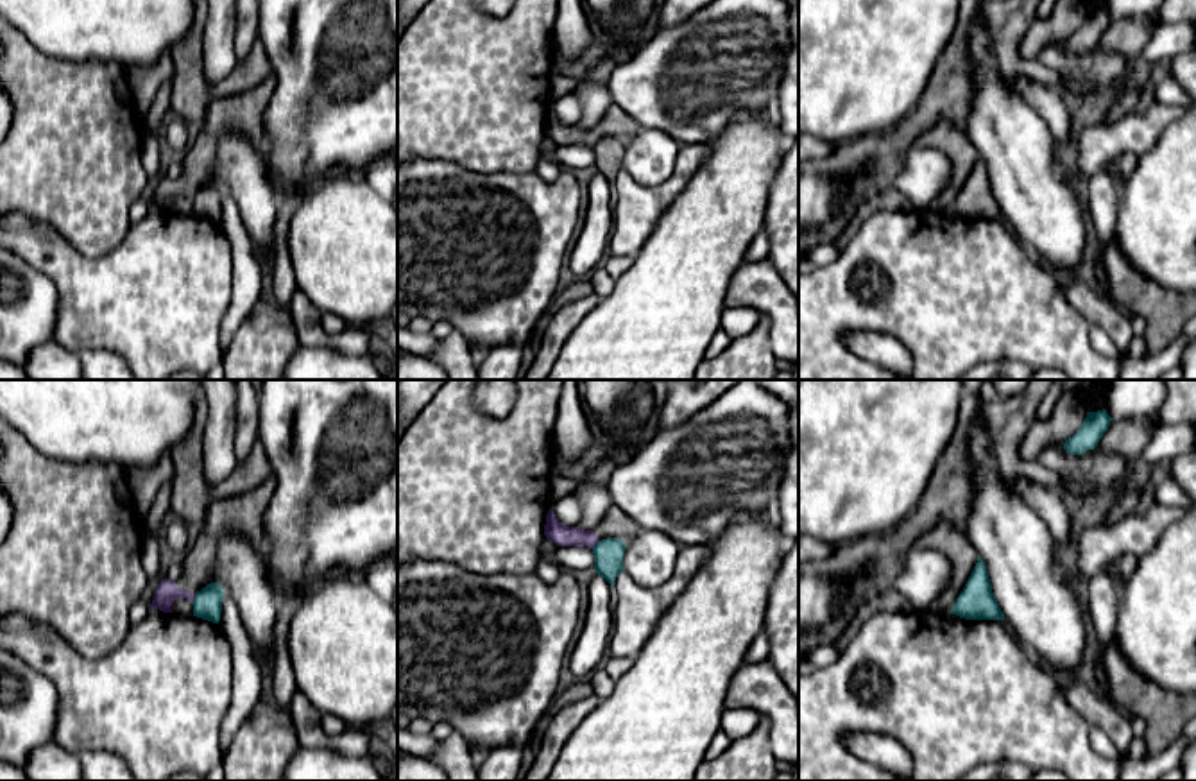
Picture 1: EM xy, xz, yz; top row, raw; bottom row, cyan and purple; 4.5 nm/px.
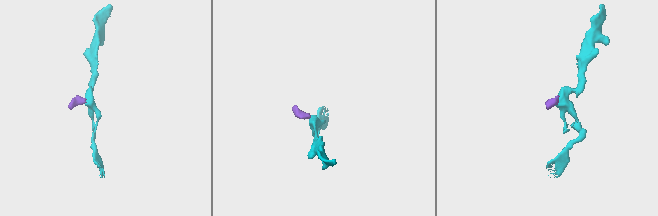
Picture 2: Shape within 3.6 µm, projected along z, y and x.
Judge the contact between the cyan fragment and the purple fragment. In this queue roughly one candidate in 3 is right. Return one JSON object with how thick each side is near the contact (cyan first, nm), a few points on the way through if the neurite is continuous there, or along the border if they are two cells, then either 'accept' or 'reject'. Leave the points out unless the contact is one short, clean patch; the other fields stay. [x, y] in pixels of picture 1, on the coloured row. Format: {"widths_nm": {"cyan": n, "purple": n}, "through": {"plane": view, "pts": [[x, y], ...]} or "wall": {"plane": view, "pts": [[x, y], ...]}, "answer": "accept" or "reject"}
{"widths_nm": {"cyan": 130, "purple": 100}, "wall": {"plane": "xy", "pts": [[197, 593], [192, 602]]}, "answer": "reject"}

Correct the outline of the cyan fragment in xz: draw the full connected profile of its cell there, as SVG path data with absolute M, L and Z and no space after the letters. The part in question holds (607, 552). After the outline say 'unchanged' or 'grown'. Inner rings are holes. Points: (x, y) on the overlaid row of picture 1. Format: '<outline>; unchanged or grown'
M616 537L602 539L593 546L594 570L611 584L611 588L616 577L623 571L625 548L625 541Z; unchanged

